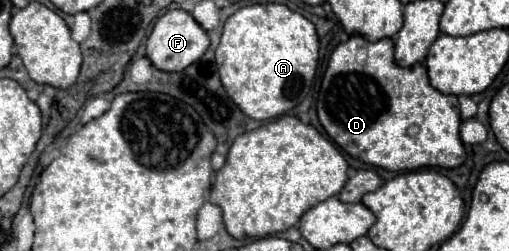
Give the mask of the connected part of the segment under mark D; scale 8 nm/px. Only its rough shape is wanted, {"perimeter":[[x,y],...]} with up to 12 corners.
{"perimeter":[[394,41],[340,43],[318,119],[388,171],[460,167],[460,107]]}

